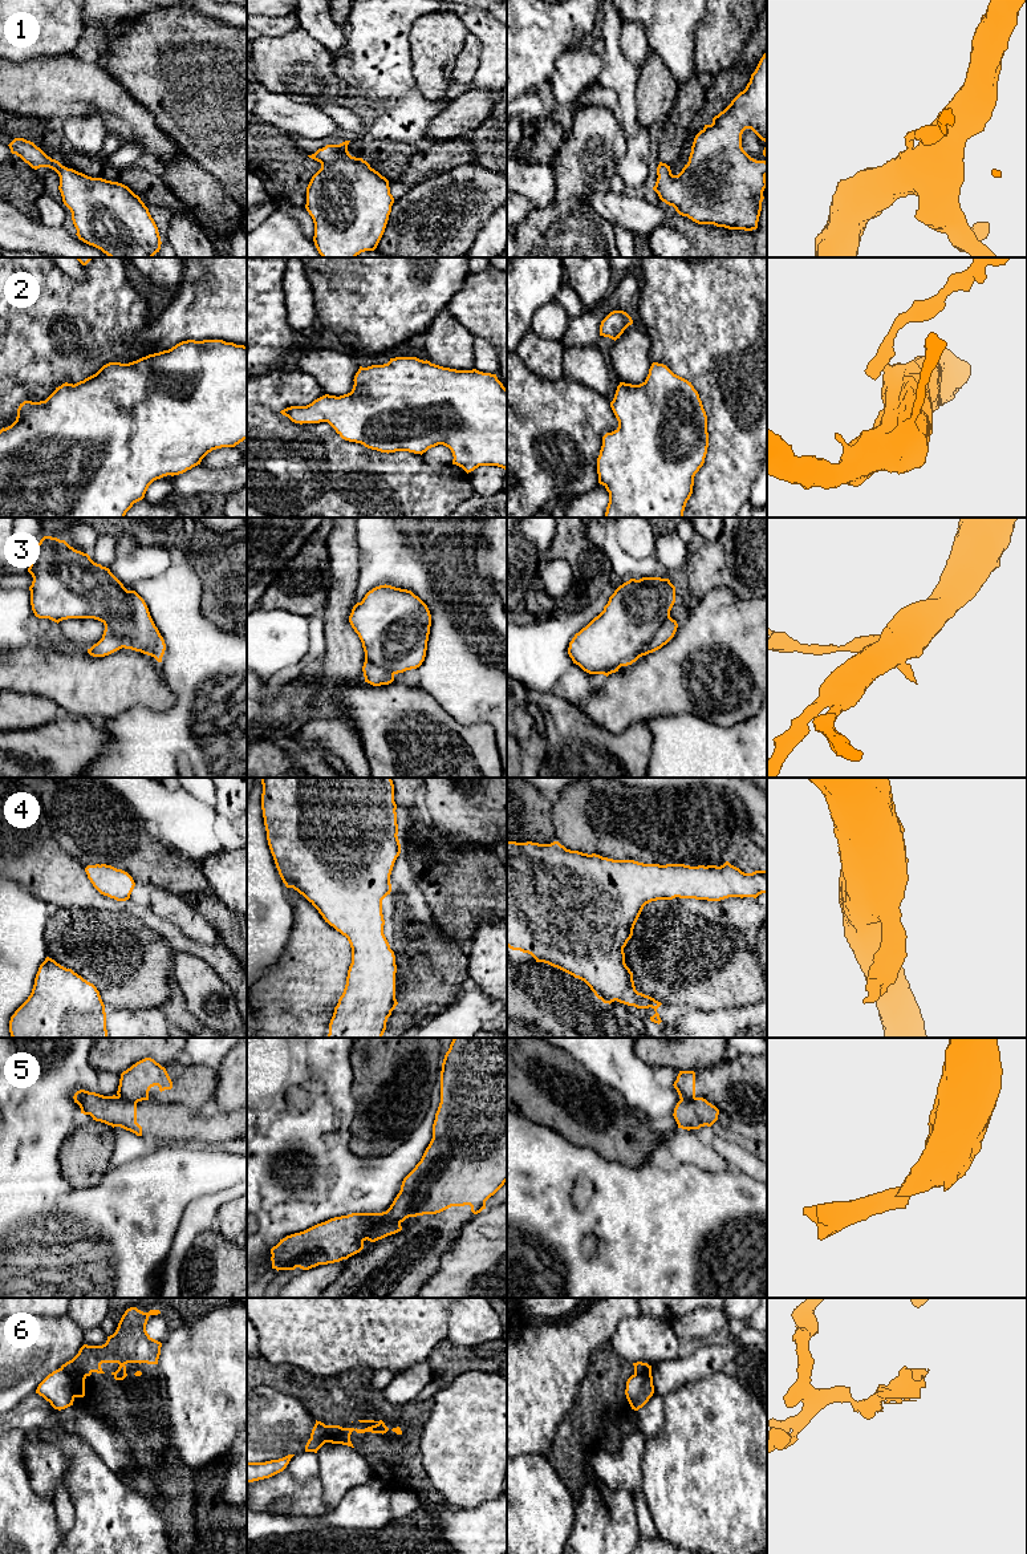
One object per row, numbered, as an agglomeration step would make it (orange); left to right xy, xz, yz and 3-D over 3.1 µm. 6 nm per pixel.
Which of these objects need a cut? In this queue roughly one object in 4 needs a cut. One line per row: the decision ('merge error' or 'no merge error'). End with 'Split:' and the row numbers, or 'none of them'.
1: no merge error
2: no merge error
3: no merge error
4: no merge error
5: merge error
6: merge error
Split: 5, 6

